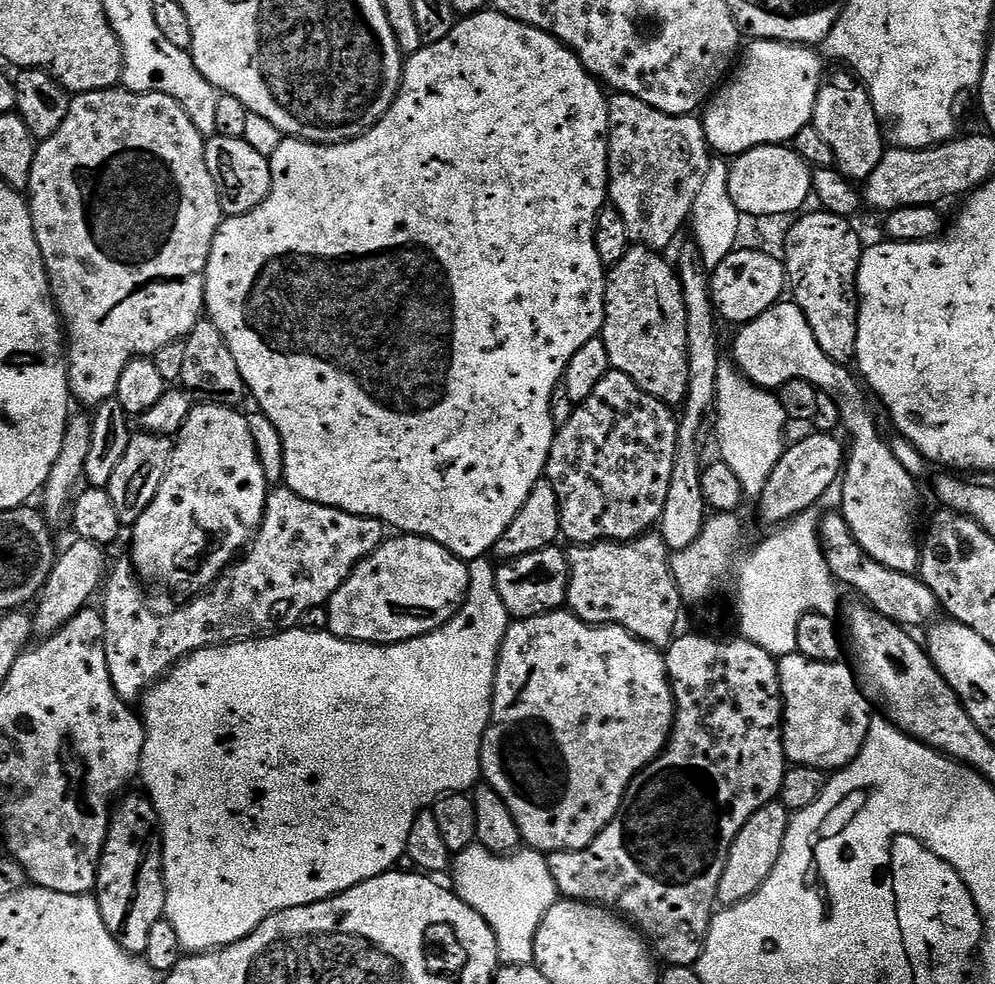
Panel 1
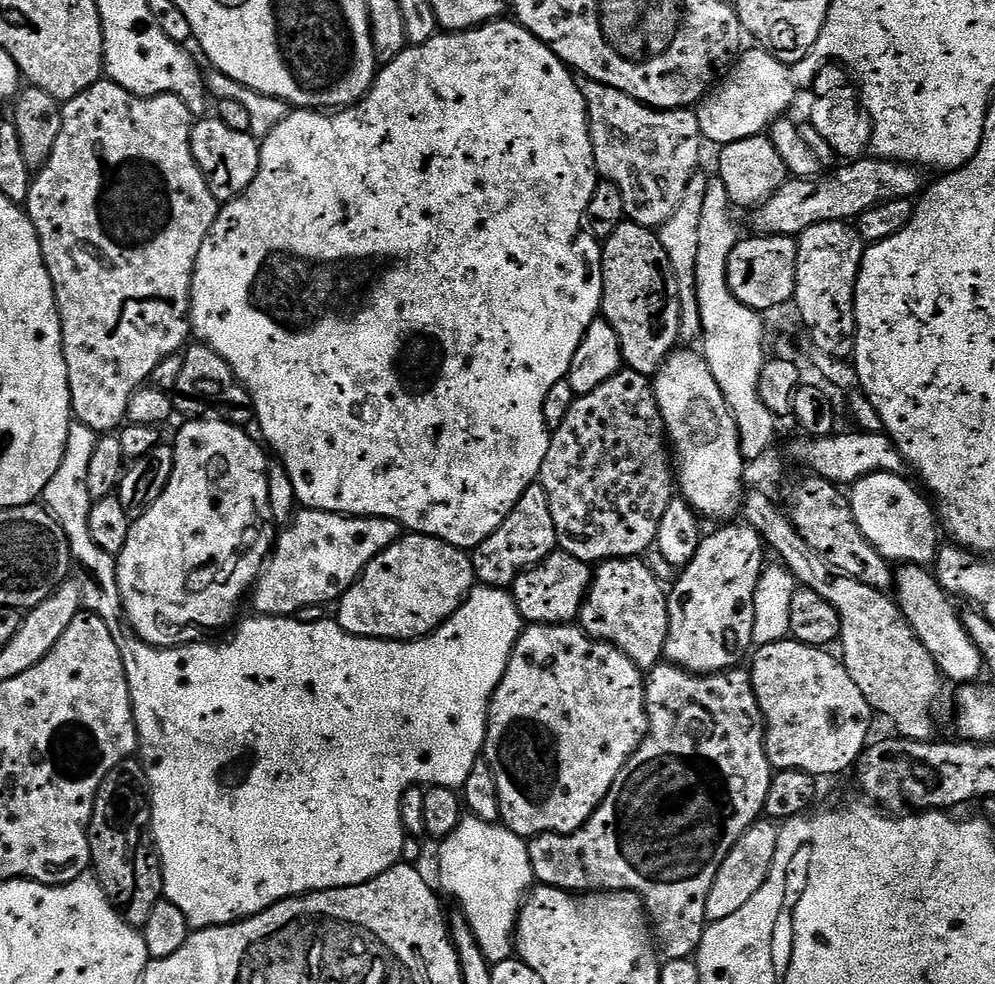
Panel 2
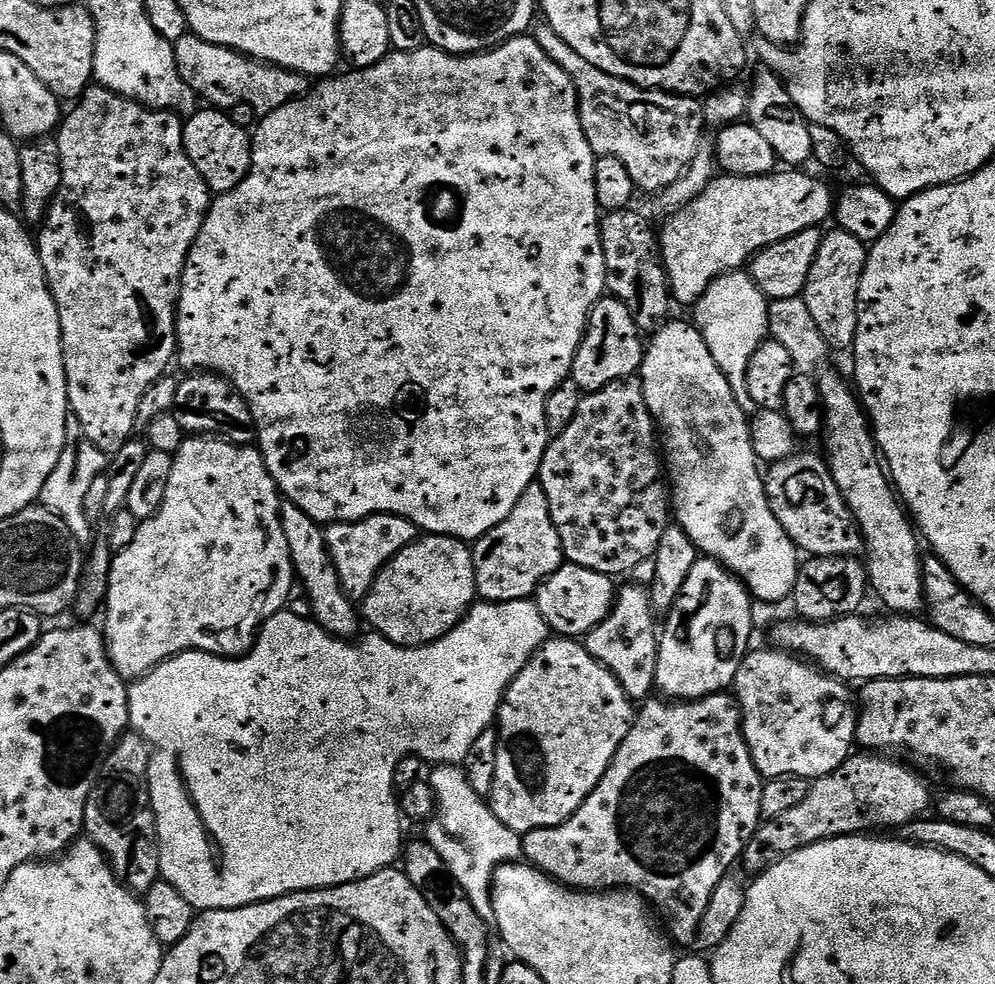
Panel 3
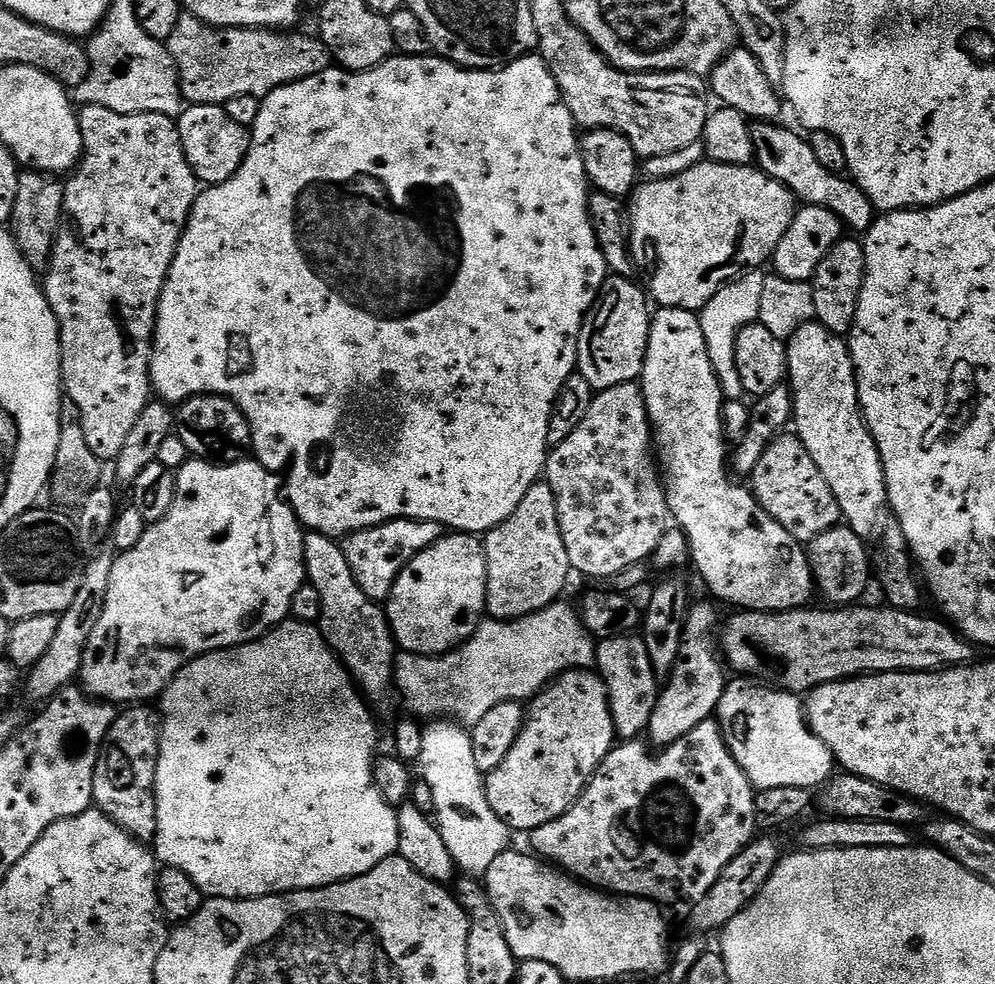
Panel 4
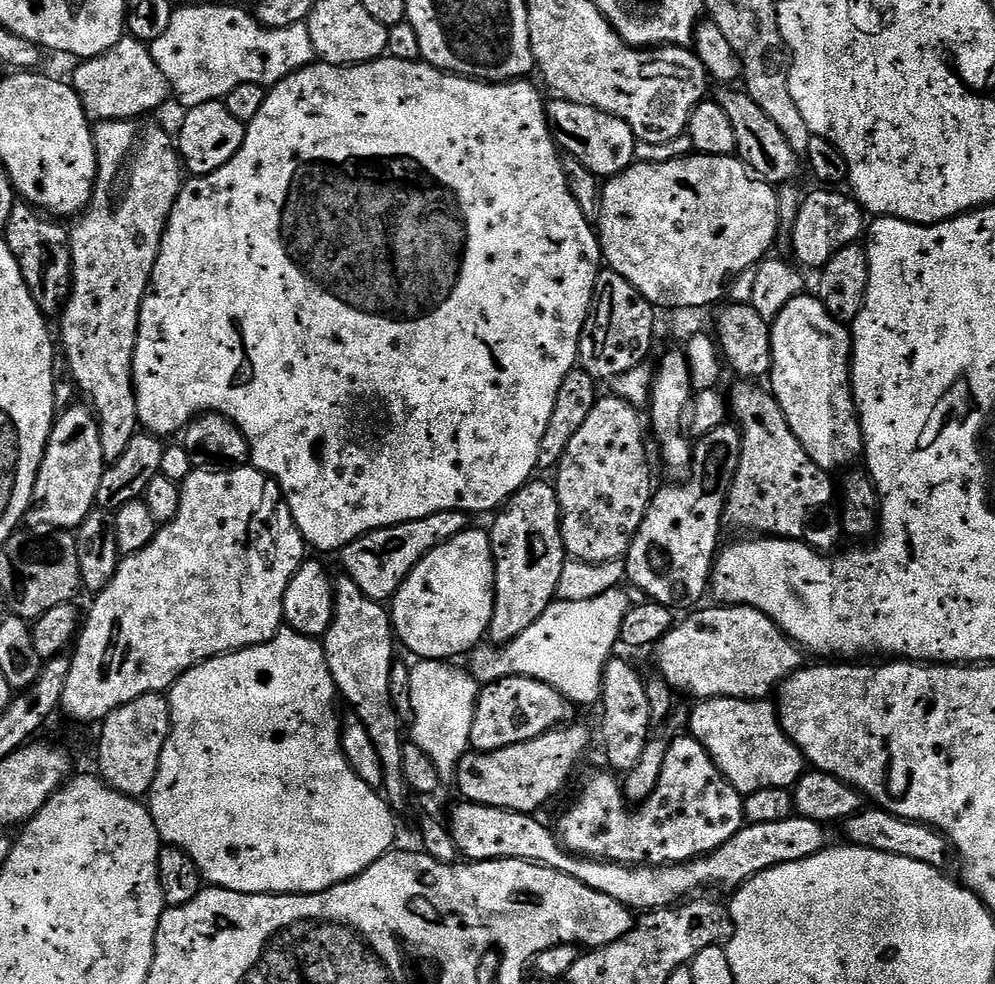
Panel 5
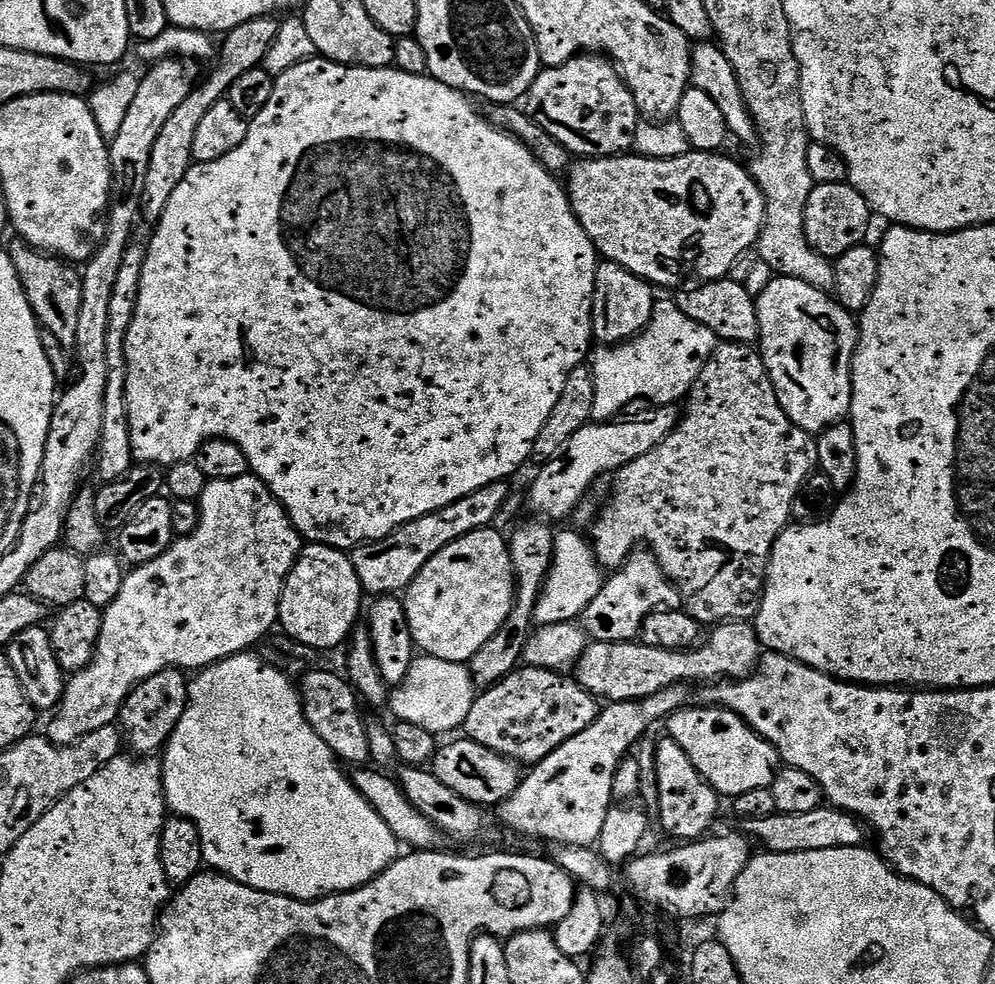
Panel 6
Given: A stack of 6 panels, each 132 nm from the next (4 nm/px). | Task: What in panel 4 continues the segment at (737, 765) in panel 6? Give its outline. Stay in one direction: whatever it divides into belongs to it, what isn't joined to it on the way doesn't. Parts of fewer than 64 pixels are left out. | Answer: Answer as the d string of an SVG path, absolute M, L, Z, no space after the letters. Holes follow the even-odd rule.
M732 678L725 683L724 693L716 707L715 721L720 725L726 746L742 766L746 778L757 790L775 790L777 786L802 786L813 790L828 783L834 775L832 751L808 725L806 704L795 692L761 686L748 678Z

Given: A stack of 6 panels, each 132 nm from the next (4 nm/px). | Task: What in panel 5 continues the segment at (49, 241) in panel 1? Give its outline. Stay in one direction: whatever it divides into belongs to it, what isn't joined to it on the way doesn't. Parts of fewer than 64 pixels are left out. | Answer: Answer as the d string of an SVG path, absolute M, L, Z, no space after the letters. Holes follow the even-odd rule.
M101 120L99 123L93 127L92 130L92 141L96 147L96 190L92 193L92 202L84 209L82 215L75 221L76 225L71 225L70 235L68 237L68 245L72 248L72 293L70 298L66 301L64 305L64 311L59 317L58 323L60 323L60 336L58 332L58 340L64 343L64 352L63 355L68 361L68 372L70 373L75 387L79 389L81 393L88 392L88 397L86 397L87 403L90 405L93 412L96 414L96 420L100 424L100 433L102 434L102 454L104 455L105 465L113 464L118 462L118 458L122 458L122 454L126 454L126 446L130 446L130 438L134 438L138 431L138 421L136 418L136 387L132 384L132 363L134 362L134 350L136 349L136 335L138 334L138 326L140 325L140 311L142 310L142 302L144 297L149 295L150 285L152 282L152 275L154 274L154 262L158 262L158 250L162 246L162 238L164 237L164 231L168 225L168 219L170 214L174 210L174 202L178 198L180 193L180 188L184 184L186 176L182 171L182 161L180 159L180 153L178 151L177 145L174 143L173 137L172 140L163 132L160 128L139 128L139 123L136 120Z

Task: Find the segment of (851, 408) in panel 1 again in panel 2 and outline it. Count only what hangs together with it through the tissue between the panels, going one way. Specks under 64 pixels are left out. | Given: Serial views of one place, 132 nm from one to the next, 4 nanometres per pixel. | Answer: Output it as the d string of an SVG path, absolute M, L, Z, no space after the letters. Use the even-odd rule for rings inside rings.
M875 472L862 478L850 488L852 513L866 542L870 542L870 546L874 546L874 550L878 550L878 554L885 560L900 566L932 566L942 547L938 516L933 505L924 501L925 493L916 492L915 486L908 482L905 477L889 472Z

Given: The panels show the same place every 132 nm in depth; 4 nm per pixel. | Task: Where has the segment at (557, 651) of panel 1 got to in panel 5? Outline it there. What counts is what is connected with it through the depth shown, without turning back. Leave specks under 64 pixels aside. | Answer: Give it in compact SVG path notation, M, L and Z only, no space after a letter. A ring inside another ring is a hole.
M571 724L553 728L538 738L506 746L497 752L469 751L460 759L454 773L456 784L464 795L461 797L470 804L485 804L529 814L539 813L543 804L550 803L563 790L580 755L588 748L587 726Z

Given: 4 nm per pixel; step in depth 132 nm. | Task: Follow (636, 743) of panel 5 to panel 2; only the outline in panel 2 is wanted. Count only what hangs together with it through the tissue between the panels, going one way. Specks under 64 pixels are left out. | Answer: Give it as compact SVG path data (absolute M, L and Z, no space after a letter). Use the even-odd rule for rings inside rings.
M640 558L606 560L595 569L592 587L578 617L579 627L594 640L612 644L630 662L642 670L655 668L665 659L664 643L668 637L668 592L654 578Z

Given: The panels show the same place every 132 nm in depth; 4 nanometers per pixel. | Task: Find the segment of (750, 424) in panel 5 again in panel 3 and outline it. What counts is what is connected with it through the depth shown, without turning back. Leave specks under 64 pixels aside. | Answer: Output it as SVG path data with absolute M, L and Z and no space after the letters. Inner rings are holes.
M797 454L771 465L764 476L764 489L782 530L786 530L801 553L809 557L859 557L865 551L860 525L842 498L823 455Z

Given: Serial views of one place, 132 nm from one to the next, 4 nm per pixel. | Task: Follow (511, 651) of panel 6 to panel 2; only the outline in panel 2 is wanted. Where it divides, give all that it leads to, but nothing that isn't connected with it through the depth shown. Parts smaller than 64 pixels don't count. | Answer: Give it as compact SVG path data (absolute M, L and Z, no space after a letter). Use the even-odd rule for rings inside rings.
M537 482L524 491L522 498L518 498L514 510L510 510L502 526L487 536L479 546L471 549L472 569L483 587L508 590L522 573L542 563L557 548L550 498L546 498L546 490Z

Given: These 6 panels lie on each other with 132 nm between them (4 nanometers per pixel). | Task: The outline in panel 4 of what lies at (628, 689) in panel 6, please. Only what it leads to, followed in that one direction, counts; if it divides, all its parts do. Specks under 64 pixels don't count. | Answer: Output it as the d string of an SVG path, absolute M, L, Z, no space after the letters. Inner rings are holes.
M805 606L799 610L785 610L782 612L753 612L751 610L740 610L732 616L722 628L722 656L726 661L727 667L732 668L733 673L739 674L744 678L751 678L756 682L763 682L765 685L781 689L785 692L795 692L797 694L807 694L812 689L822 686L826 682L834 682L835 680L851 680L854 676L873 676L874 674L882 674L883 672L934 672L946 668L958 668L967 666L977 659L977 649L971 640L964 639L959 635L951 623L945 622L943 619L931 620L928 616L920 616L916 612L904 612L901 608L893 608L891 606L883 606L884 608L860 608L861 606L836 606L832 612L823 612L820 608L812 608L813 606Z

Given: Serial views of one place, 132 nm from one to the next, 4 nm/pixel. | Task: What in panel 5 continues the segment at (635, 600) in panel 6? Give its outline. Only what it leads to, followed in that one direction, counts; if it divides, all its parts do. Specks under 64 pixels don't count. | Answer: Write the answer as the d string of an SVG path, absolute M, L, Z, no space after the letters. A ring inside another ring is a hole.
M725 422L718 426L718 430L710 430L710 434L695 441L691 475L685 484L657 487L653 491L646 518L642 518L642 526L638 526L638 534L634 534L626 557L627 583L645 592L649 601L665 604L673 610L692 610L701 603L699 600L704 592L706 596L712 579L712 565L722 548L720 520L722 524L724 505L728 502L728 492L738 474L741 458L739 427Z

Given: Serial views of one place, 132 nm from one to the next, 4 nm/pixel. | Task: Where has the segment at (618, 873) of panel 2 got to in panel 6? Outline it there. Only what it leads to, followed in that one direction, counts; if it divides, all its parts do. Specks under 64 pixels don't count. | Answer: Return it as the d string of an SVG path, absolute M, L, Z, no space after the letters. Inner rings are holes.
M664 738L658 739L656 764L660 779L658 815L665 834L673 836L676 842L698 840L709 835L720 812L721 796L708 785L702 774L698 774L698 770L694 770L694 762L686 758L686 750L682 750L682 746Z

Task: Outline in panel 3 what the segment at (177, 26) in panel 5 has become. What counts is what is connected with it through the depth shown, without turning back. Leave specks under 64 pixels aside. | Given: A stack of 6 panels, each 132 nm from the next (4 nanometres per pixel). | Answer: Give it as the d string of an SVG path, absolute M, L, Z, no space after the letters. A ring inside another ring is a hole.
M195 34L175 41L174 47L182 82L186 82L186 86L190 86L190 90L194 90L205 105L217 110L231 110L234 106L245 104L254 106L257 117L263 118L299 100L301 96L307 96L310 91L309 77L303 76L301 72L254 60L243 52L235 52L233 48L207 44L201 36Z

